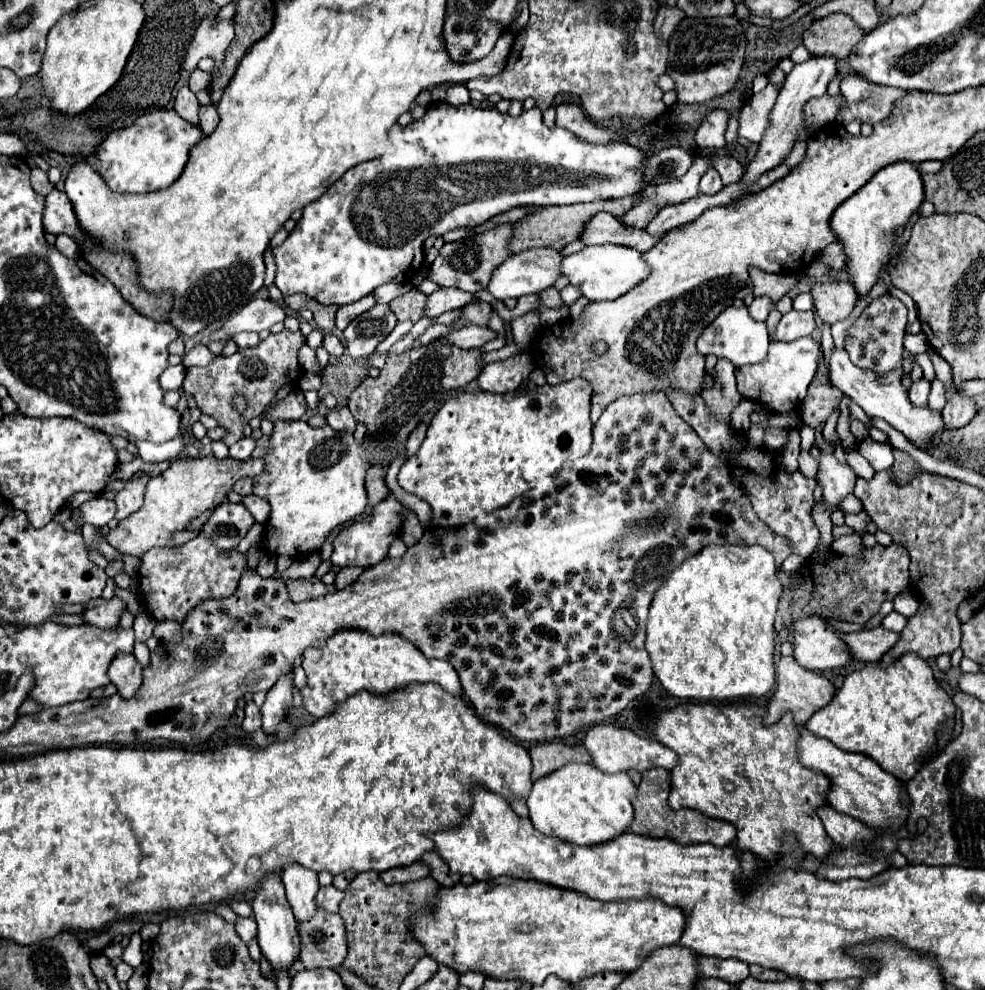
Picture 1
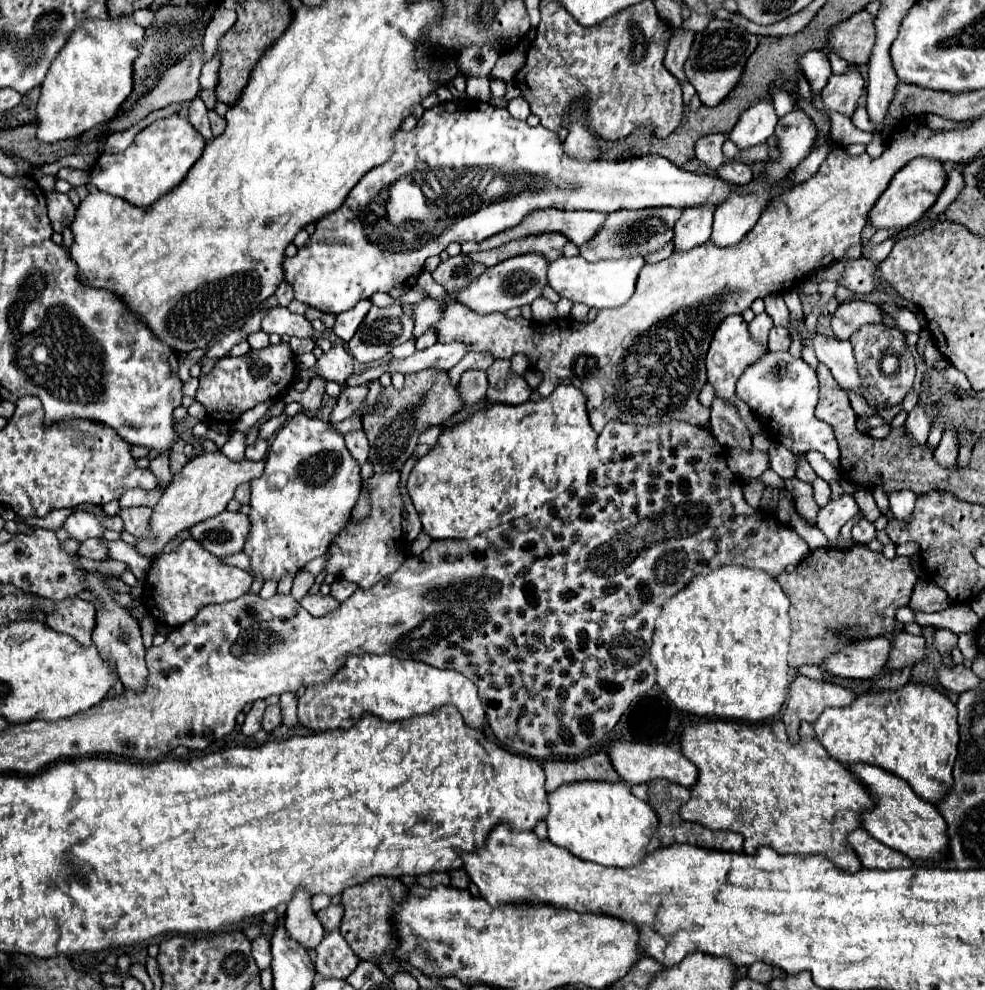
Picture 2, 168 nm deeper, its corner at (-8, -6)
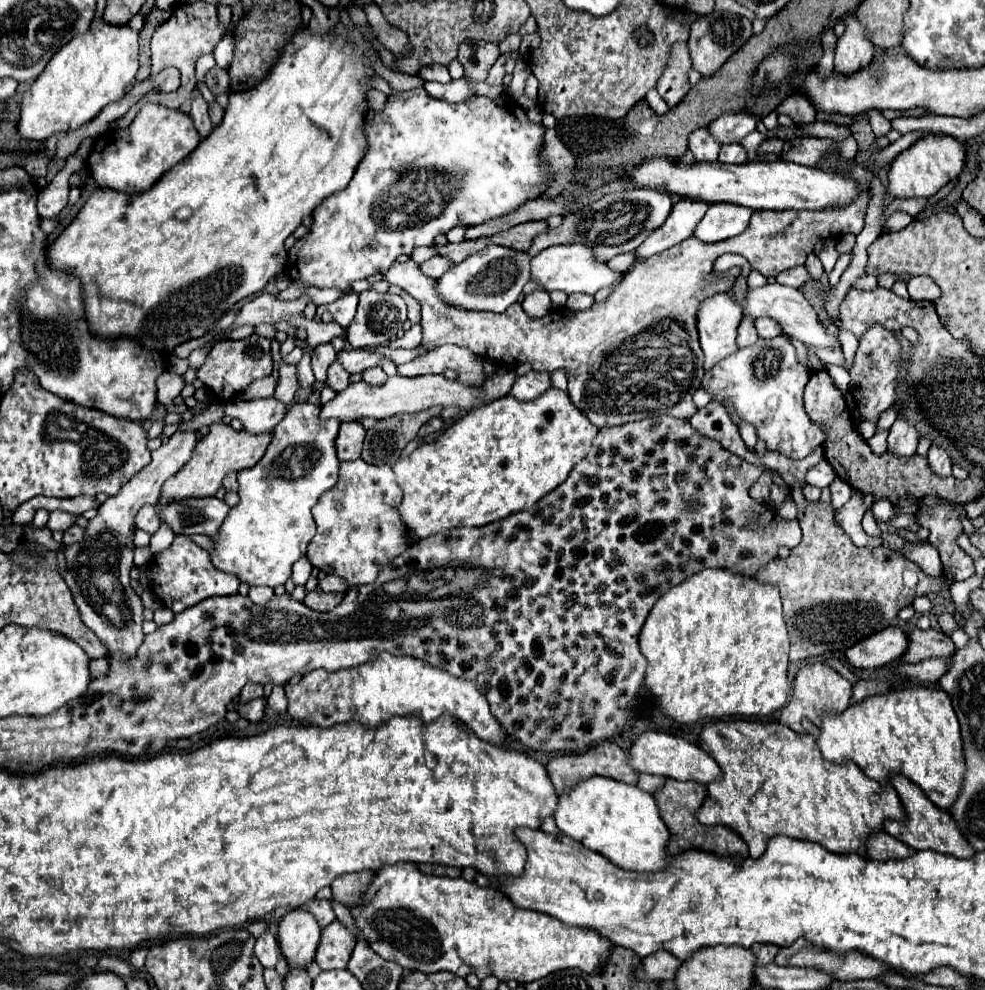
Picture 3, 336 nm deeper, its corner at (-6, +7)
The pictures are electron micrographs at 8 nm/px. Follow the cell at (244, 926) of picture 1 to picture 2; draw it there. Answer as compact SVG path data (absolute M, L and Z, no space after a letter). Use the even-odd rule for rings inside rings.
M260 936L260 938L256 938L256 940L252 942L252 956L254 956L256 966L258 966L260 970L270 968L270 962L272 962L270 942L268 942L264 936Z

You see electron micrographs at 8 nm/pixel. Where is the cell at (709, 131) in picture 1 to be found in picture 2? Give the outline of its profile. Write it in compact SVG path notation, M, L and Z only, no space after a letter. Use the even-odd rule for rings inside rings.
M708 134L696 142L696 158L712 172L724 162L728 162L728 158L722 154L724 142L726 142L724 134Z

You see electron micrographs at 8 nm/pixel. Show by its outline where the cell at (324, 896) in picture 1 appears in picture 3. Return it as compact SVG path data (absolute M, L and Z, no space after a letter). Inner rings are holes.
M314 899L312 905L310 905L310 913L318 919L320 927L326 927L336 919L334 909L332 909L332 901L328 901L328 899L322 899L322 901Z

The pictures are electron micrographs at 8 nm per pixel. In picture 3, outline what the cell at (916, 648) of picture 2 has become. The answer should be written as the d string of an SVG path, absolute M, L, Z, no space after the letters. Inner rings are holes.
M912 629L908 633L908 649L900 657L902 663L918 663L930 657L948 657L956 651L950 637L934 629Z

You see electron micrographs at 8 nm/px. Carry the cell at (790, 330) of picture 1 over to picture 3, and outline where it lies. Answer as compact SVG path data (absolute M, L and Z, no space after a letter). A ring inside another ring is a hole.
M770 317L756 319L756 329L758 329L758 335L762 339L772 339L772 337L782 335L782 327L774 319L770 319Z

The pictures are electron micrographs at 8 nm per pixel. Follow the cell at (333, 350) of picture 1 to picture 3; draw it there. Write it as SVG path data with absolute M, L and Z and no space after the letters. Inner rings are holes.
M338 359L330 365L330 369L328 369L328 385L334 389L334 391L342 391L342 389L346 389L348 387L348 377L350 377L350 373L338 363Z

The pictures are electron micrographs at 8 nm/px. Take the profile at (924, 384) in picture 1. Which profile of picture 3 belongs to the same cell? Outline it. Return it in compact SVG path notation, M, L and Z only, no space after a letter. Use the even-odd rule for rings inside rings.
M900 415L894 425L890 427L888 435L888 449L896 455L912 455L918 445L918 431L914 425L908 423L904 415Z

